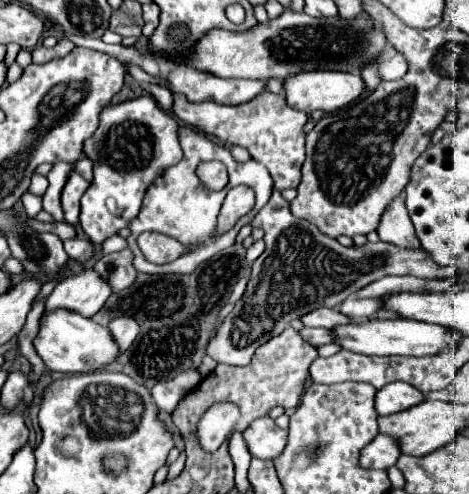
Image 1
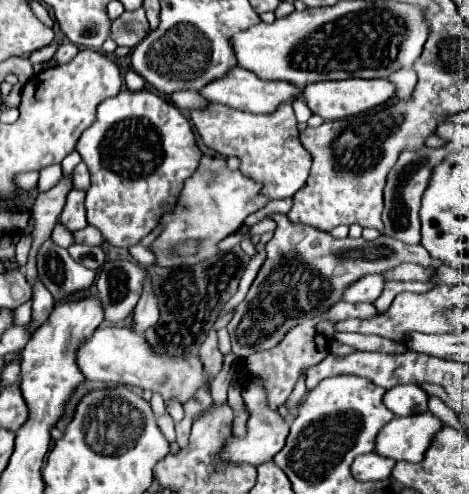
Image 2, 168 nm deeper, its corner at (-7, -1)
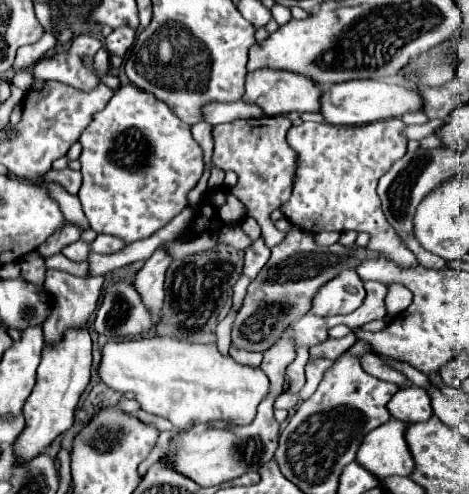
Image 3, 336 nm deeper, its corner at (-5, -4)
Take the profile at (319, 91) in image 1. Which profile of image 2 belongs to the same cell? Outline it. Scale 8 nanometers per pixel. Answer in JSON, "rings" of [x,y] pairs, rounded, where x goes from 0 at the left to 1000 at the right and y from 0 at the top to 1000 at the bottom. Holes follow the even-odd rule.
{"rings":[[[733,160],[733,164],[682,164],[665,168],[644,184],[644,196],[670,233],[682,233],[691,245],[733,241],[789,225],[823,209],[840,192],[840,172],[827,160]]]}

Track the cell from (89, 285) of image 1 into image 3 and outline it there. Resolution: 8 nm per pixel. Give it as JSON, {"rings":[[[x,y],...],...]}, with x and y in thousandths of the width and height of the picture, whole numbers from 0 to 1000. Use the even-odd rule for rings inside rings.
{"rings":[[[149,668],[141,672],[132,696],[98,700],[90,709],[90,733],[81,741],[81,773],[51,818],[51,846],[55,866],[47,883],[34,891],[30,911],[38,931],[64,931],[94,915],[107,895],[141,874],[154,862],[158,826],[166,818],[171,798],[192,773],[192,745],[196,745],[196,684],[188,668]]]}

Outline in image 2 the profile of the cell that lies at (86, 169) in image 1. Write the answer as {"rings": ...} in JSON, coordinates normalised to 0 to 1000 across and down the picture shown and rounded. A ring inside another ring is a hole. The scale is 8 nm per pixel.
{"rings":[[[171,330],[171,334],[158,342],[154,370],[158,370],[162,383],[188,383],[188,374],[192,374],[192,350],[188,350],[188,338],[183,338],[179,330]]]}

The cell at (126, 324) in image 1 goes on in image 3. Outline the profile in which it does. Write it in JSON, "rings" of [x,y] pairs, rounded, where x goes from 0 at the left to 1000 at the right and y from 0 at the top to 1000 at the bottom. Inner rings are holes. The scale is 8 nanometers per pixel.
{"rings":[[[337,502],[303,538],[303,547],[290,555],[286,579],[294,587],[294,595],[303,599],[307,615],[316,619],[320,636],[333,644],[341,623],[345,623],[345,607],[350,607],[350,559],[358,538],[367,534],[367,518],[350,506]]]}

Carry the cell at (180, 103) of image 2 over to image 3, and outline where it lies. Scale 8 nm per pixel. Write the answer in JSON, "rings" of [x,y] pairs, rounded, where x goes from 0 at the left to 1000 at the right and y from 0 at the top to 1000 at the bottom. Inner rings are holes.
{"rings":[[[520,202],[507,206],[486,206],[486,211],[443,211],[435,219],[439,247],[448,251],[469,251],[469,247],[490,247],[503,239],[559,239],[563,227],[550,219],[550,211],[529,211]]]}

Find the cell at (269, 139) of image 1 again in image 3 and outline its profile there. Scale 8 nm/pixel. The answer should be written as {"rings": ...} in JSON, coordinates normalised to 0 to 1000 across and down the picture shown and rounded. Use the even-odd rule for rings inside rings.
{"rings":[[[567,235],[550,243],[499,243],[456,255],[456,312],[452,332],[473,344],[499,344],[507,372],[490,385],[525,421],[525,437],[546,441],[571,502],[593,498],[606,482],[601,470],[576,449],[580,427],[606,413],[623,393],[631,308],[610,287],[610,267],[623,247],[610,235]]]}

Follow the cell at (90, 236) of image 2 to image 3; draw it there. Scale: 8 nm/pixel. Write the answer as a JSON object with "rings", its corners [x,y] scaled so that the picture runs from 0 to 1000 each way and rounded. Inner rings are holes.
{"rings":[[[209,474],[209,482],[192,494],[196,510],[213,510],[213,514],[243,514],[264,498],[269,498],[264,486],[252,486],[243,478],[222,478],[222,474]]]}

